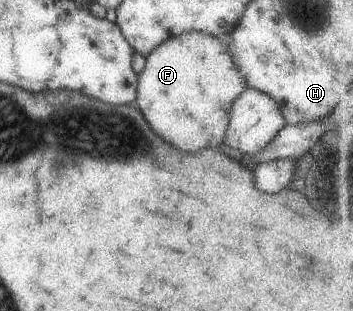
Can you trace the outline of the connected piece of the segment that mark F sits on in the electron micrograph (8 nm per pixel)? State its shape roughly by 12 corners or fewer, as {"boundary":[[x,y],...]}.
{"boundary":[[224,38],[155,46],[135,107],[192,154],[224,141],[248,87]]}

